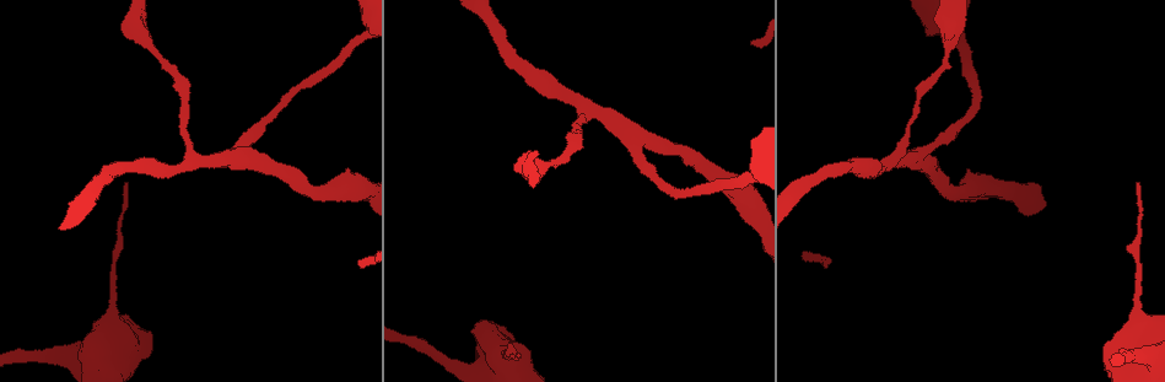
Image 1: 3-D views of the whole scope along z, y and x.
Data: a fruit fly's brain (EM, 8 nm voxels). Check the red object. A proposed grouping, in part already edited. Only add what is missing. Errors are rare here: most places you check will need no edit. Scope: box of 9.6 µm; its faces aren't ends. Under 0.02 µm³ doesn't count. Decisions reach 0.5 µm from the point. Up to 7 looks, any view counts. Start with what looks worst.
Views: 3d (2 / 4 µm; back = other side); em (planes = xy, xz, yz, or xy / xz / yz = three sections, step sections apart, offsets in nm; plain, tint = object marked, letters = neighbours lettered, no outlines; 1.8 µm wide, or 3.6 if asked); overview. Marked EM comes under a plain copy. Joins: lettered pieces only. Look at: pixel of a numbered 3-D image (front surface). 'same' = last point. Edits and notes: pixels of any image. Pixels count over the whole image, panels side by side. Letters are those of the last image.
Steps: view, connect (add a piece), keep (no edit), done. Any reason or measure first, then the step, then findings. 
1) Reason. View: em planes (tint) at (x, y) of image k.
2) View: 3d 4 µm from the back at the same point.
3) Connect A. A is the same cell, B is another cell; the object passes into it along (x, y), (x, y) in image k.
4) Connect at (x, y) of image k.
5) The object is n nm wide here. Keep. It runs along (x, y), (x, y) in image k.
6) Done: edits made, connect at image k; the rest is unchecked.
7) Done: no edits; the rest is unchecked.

Tapers out. View: em planes (letters) at (128, 182) of image 1.

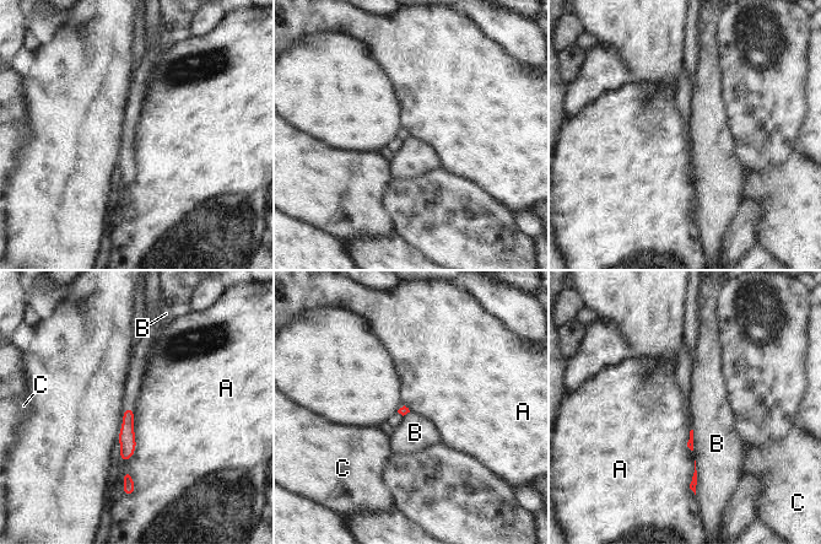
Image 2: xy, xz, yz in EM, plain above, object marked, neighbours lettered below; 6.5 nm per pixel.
Keep. A, B and C are other cells; no lettered piece goes on from it.

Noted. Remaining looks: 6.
Two arms in line, one across. View: em planes (letters) at (634, 139) of image 1.

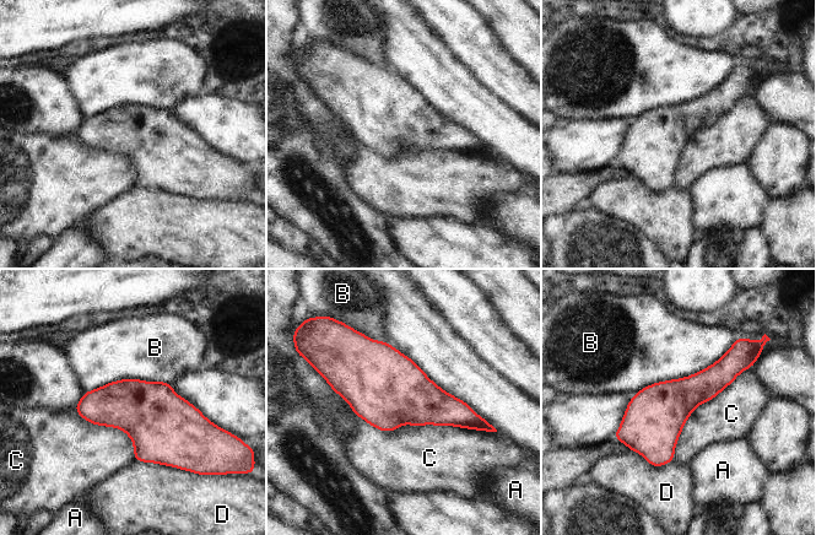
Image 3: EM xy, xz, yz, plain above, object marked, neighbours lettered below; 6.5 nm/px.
The object is 380 nm wide here. Keep. A, B, C and D are other cells; a border runs along (355, 415), (385, 431), (486, 431) in image 3; none of them fits.

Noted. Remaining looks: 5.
Calibre changes. View: 3d 4 µm at (112, 309) of image 1.

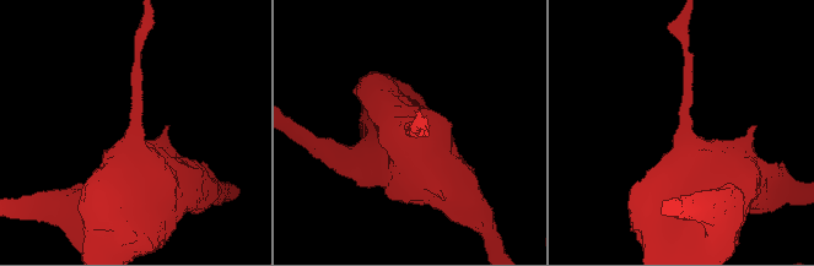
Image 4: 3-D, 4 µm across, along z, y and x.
Now the EM. View: em 3.6 µm xz step 4 (tint) at (682, 127) of image 4.

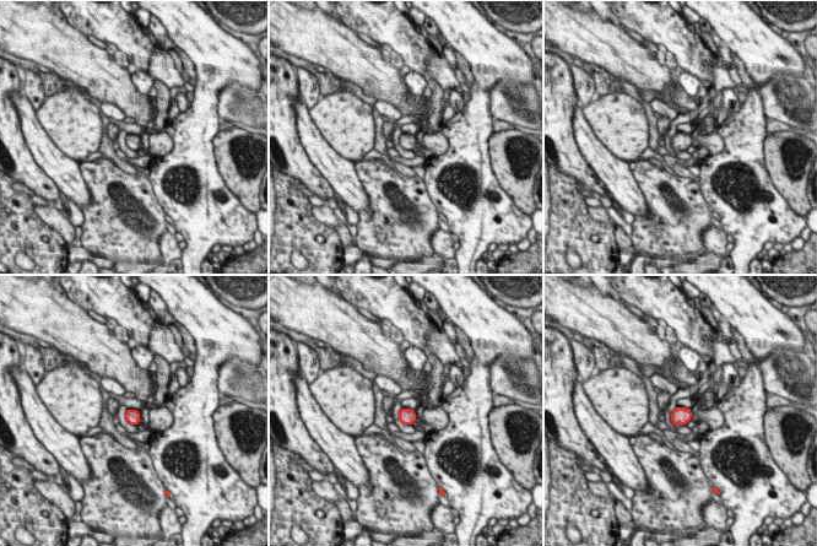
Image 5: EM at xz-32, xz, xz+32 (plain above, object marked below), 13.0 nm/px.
Another direction. View: em 3.6 µm planes (letters) at the same point.

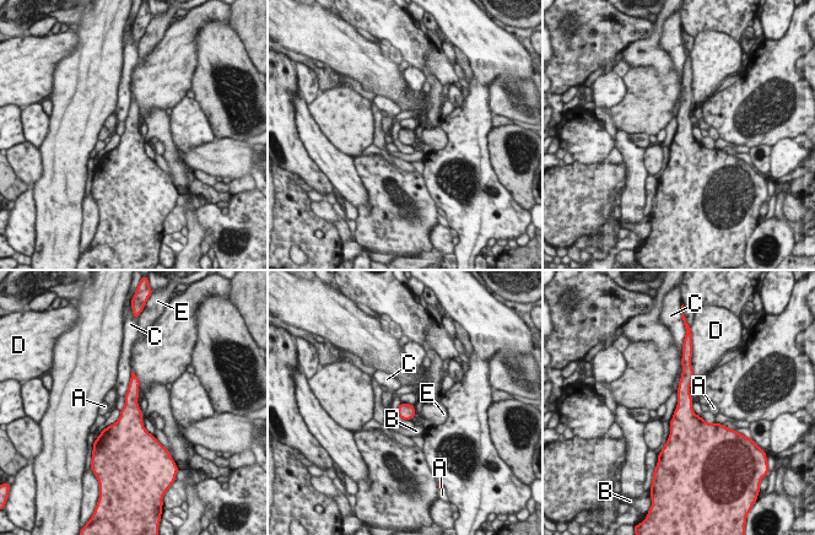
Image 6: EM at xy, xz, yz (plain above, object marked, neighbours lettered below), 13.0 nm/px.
Keep. A, B, C, D and E are other cells; none of them fits.

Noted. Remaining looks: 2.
Done: no edits; the rest is unchecked.

